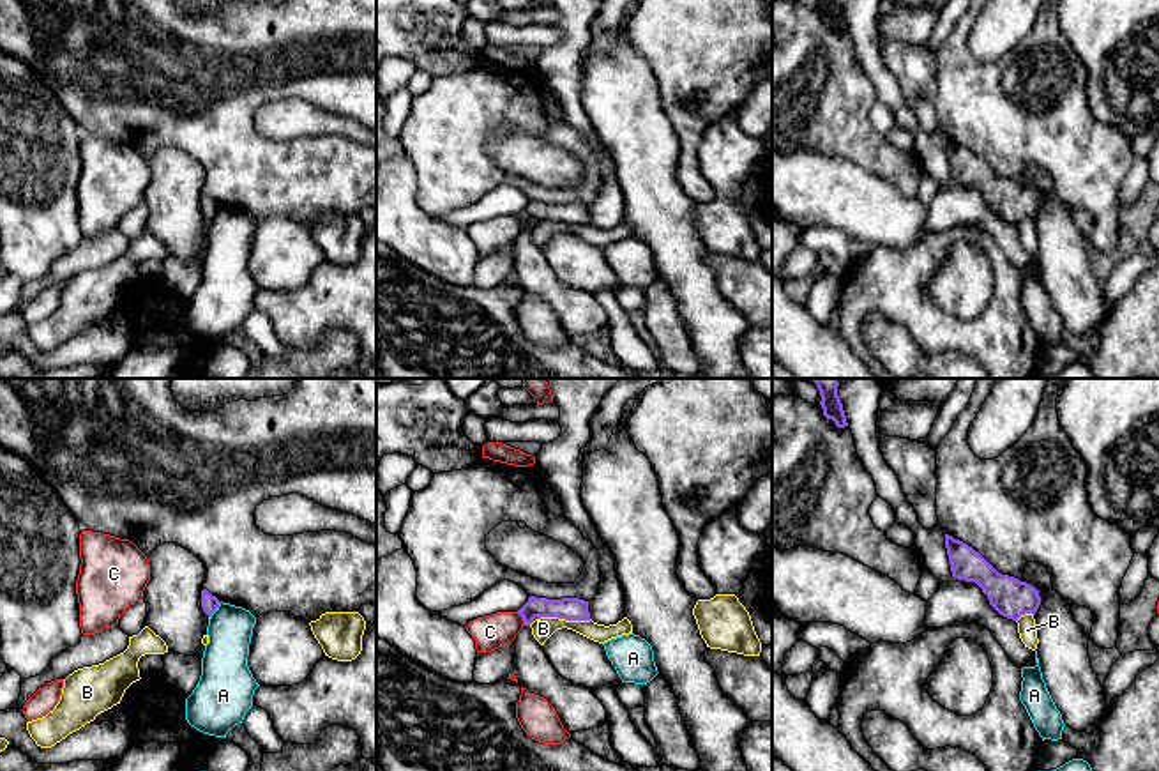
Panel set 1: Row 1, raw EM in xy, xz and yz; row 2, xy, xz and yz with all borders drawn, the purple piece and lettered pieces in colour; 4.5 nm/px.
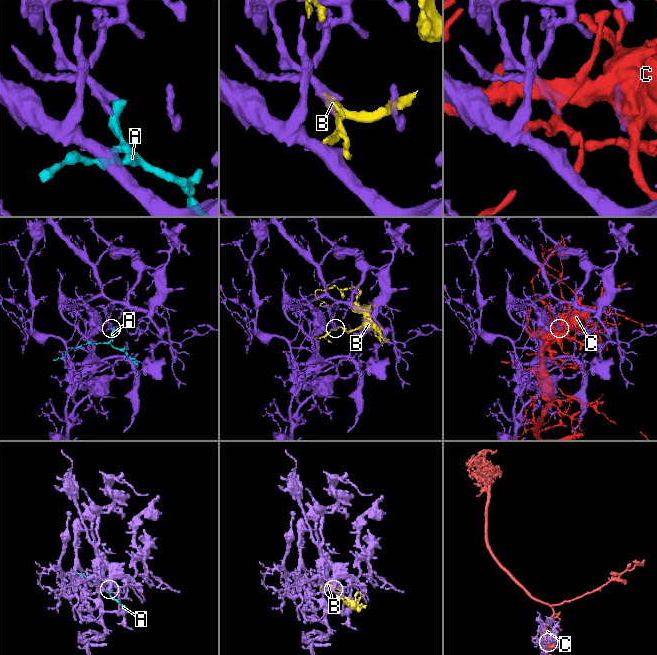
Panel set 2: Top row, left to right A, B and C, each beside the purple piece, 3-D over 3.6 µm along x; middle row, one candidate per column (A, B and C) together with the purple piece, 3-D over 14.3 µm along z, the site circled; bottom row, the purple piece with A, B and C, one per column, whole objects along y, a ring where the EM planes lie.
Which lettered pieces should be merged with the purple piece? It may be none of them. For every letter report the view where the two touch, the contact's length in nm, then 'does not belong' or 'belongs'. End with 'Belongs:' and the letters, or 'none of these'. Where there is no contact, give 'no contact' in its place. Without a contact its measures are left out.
A: meets purple in xy; contact 90 nm long; does not belong
B: meets purple in xz; contact 240 nm long; does not belong
C: meets purple in xz; contact 80 nm long; does not belong
Belongs: none of these

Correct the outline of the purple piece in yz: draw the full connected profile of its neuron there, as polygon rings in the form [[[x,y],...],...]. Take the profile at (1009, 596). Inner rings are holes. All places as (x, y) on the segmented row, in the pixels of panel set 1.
[[[949,534],[945,548],[952,576],[975,582],[1000,615],[1018,621],[1025,614],[1037,612],[1041,596],[1034,585],[998,573],[979,552]]]

